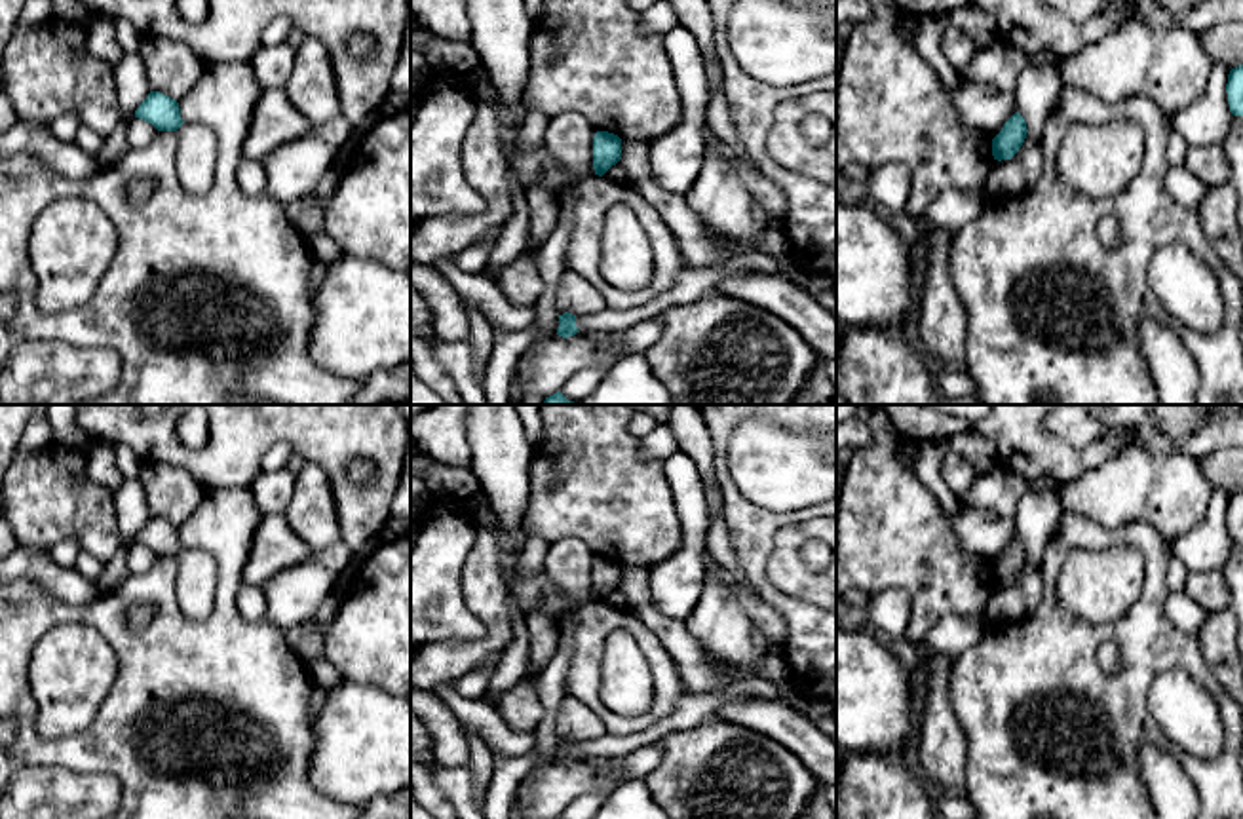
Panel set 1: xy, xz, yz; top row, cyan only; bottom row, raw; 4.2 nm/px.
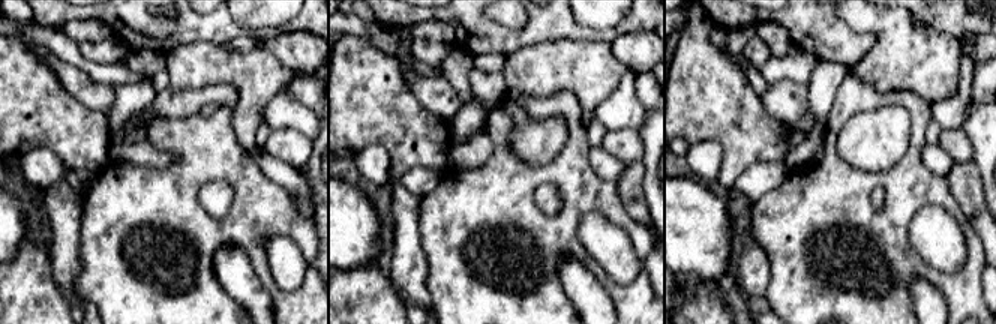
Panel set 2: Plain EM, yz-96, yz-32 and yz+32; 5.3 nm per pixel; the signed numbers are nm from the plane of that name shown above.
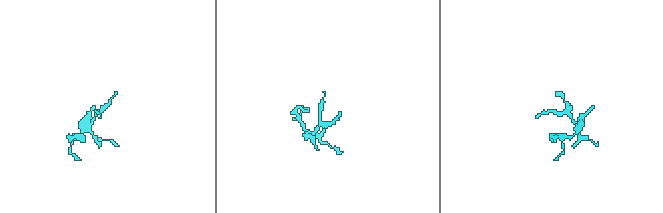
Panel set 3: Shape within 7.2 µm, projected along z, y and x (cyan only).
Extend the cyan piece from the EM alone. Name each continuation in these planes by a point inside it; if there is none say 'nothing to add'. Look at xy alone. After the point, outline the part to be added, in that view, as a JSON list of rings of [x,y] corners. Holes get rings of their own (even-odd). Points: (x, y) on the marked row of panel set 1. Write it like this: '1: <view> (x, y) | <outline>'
1: xy (196, 156) | [[[182,124],[177,129],[179,148],[175,169],[188,194],[205,194],[213,186],[217,169],[217,135],[203,124]]]

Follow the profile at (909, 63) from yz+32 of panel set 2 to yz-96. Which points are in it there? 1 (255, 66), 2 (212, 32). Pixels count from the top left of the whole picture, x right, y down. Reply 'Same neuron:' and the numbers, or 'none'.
Same neuron: 1

